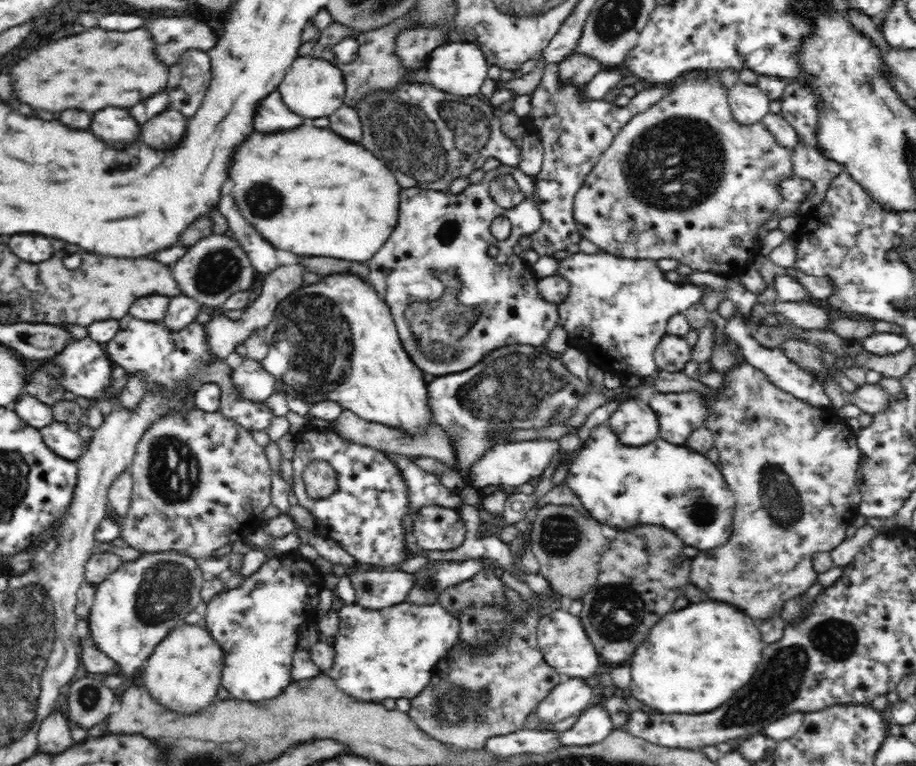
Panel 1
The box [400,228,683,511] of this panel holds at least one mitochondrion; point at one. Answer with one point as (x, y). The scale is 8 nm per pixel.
(504, 392)

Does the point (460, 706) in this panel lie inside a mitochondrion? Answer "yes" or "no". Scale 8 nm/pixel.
yes

